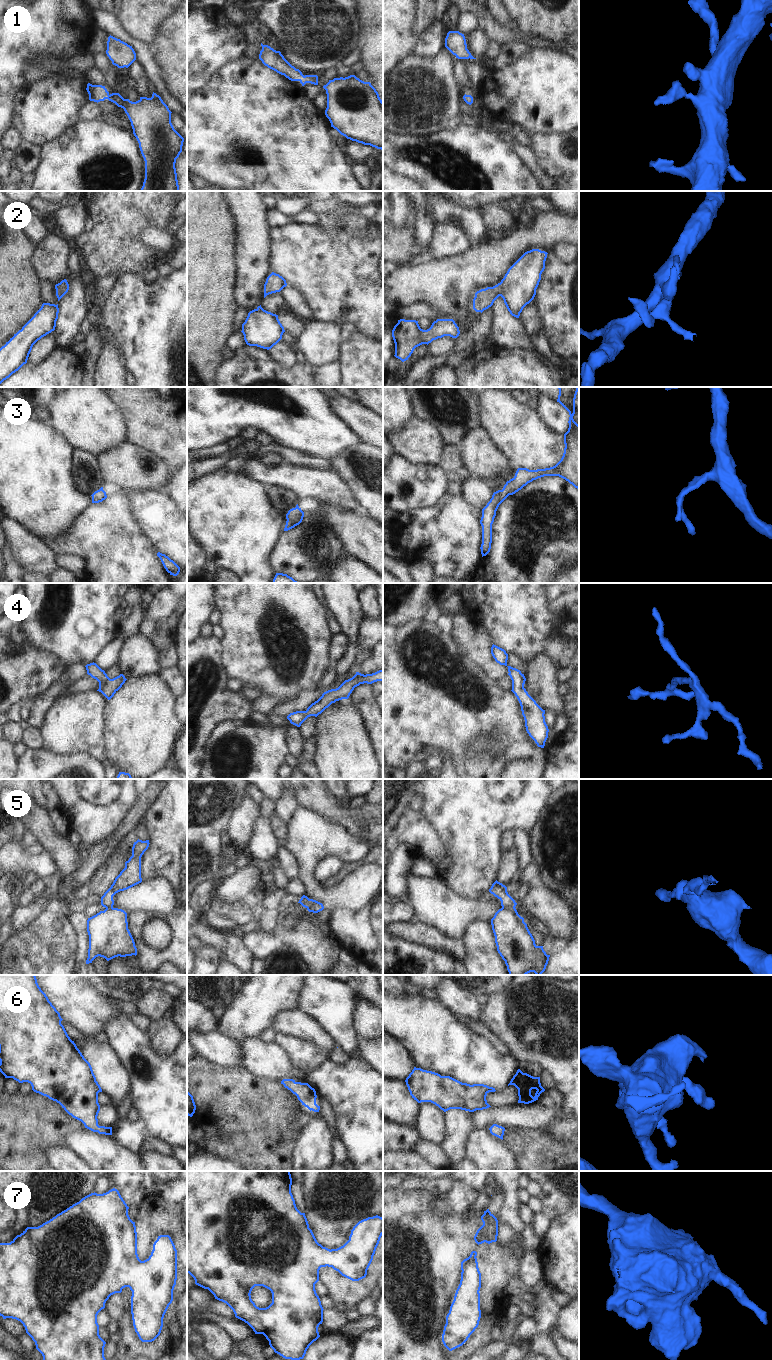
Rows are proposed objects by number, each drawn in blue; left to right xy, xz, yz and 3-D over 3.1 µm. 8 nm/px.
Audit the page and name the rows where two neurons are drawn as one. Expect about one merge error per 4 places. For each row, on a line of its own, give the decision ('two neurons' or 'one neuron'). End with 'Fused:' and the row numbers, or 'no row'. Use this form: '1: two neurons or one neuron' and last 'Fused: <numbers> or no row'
1: one neuron
2: one neuron
3: one neuron
4: one neuron
5: two neurons
6: one neuron
7: one neuron
Fused: 5

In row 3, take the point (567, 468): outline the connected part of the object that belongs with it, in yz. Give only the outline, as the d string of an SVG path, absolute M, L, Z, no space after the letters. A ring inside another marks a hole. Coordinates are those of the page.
M558 387L559 402L569 412L569 428L564 434L564 453L561 460L553 467L537 470L518 468L515 476L506 482L502 490L493 493L492 498L482 509L482 557L491 549L492 524L499 505L509 496L521 490L528 483L544 476L559 476L579 489L579 425L574 421L575 399L578 387Z

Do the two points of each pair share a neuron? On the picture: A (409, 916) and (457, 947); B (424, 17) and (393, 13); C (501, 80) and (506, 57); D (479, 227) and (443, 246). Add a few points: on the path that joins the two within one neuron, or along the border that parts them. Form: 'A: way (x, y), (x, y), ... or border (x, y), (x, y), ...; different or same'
A: border (419, 921), (394, 923); different
B: border (417, 10), (413, 32), (418, 37); different
C: border (524, 52), (513, 61), (487, 71); different
D: border (451, 216), (461, 221), (472, 244); different

